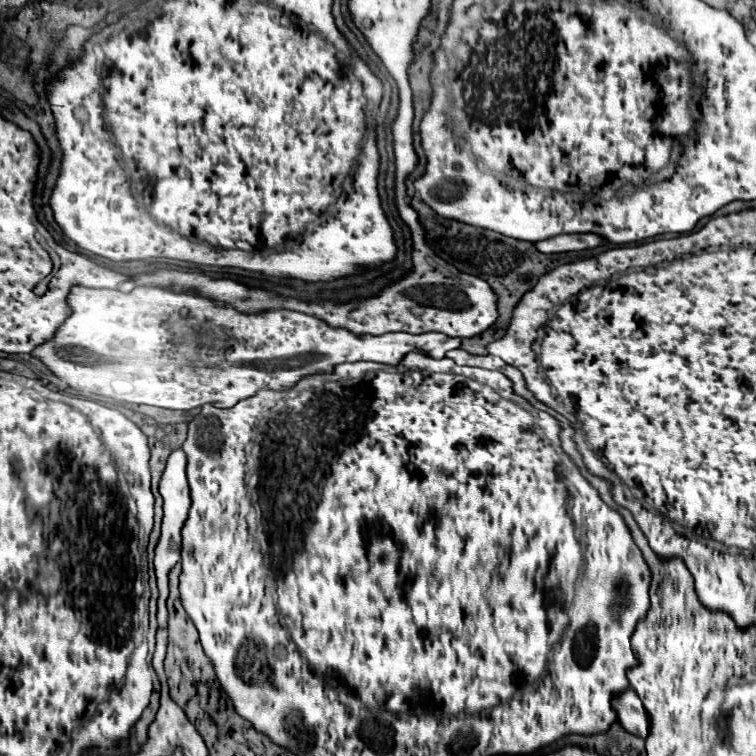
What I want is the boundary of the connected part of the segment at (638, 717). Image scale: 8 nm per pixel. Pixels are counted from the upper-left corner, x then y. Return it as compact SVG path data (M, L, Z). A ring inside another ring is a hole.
M631 688L619 692L613 700L611 700L613 710L617 712L617 722L635 736L645 738L649 734L649 720L645 714L645 708L639 700L639 696L635 696L635 692L631 692Z

